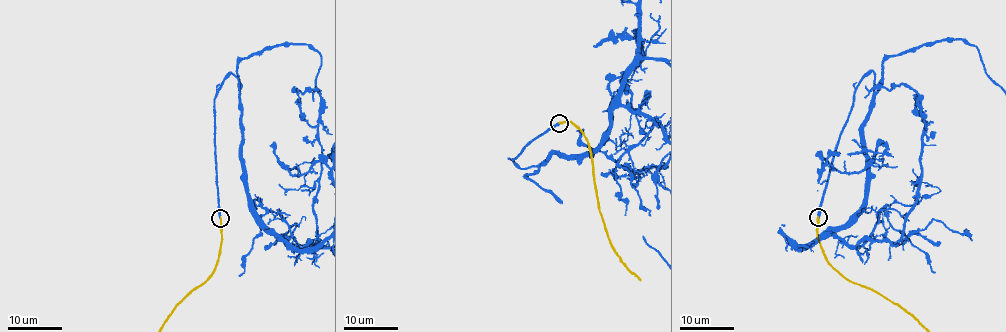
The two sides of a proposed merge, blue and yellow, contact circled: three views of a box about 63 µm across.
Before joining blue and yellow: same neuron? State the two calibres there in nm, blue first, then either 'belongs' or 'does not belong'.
300/240 nm | belongs

